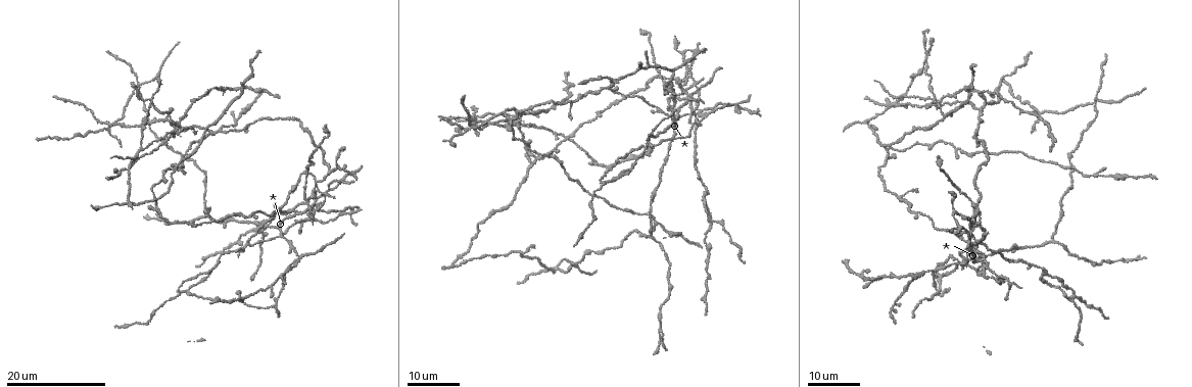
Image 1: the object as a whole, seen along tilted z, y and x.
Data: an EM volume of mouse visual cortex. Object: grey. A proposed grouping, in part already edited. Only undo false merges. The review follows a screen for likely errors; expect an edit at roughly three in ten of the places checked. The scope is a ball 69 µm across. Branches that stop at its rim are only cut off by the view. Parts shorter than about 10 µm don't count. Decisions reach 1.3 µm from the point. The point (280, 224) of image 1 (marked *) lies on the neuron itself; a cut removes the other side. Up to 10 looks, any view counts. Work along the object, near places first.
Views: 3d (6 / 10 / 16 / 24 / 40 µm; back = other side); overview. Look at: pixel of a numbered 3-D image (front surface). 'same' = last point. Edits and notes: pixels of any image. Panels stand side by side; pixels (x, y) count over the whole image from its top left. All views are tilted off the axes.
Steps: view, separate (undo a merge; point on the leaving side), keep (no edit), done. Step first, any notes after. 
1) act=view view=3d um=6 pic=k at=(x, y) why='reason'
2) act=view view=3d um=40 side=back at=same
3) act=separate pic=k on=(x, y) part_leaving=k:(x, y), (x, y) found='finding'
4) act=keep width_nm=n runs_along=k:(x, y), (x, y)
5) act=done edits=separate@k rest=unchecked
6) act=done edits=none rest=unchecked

act=view view=3d um=24 pic=1 at=(674, 77) why='branch point'

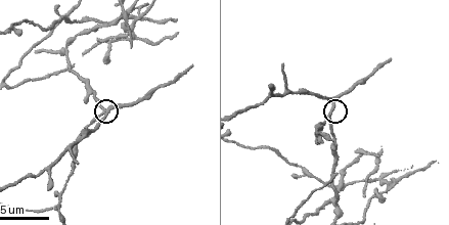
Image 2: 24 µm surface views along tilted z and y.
act=view view=3d um=6 pic=2 at=(331, 111) why='closer look'

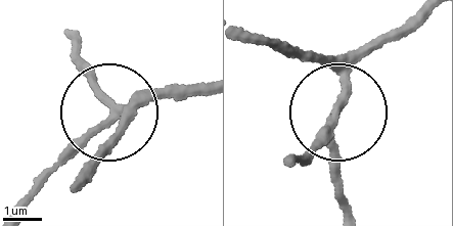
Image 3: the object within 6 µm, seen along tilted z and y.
act=keep runs_along=3:(343, 205), (335, 114), (306, 157) found='all the same neuron'

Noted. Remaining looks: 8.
act=view view=3d um=16 pic=1 at=(1062, 285) why='thin arm on a thick one'

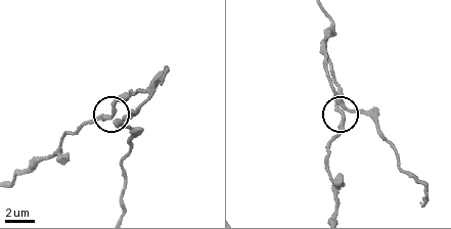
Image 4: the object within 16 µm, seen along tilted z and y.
act=view view=3d um=6 pic=4 at=(344, 113) why='zoom in'

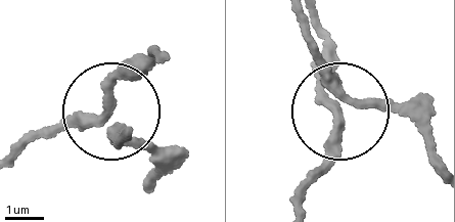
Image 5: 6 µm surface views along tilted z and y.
act=keep arms=4 found='continuous, no second neuron'

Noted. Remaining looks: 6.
act=view view=3d um=16 pic=1 at=(634, 90) why='sudden change in width'

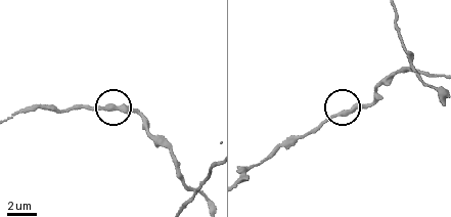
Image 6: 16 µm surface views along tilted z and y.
act=view view=3d um=10 pic=6 at=(342, 112)

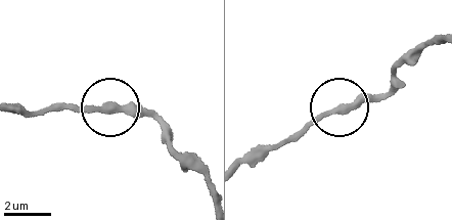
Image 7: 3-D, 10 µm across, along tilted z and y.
act=view view=3d um=10 side=back pic=7 at=(340, 108)

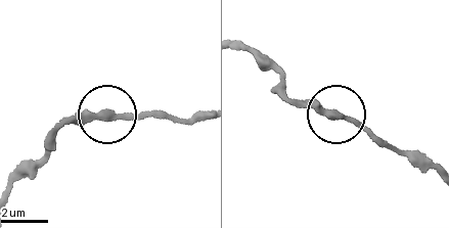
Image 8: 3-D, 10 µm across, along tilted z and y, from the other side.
act=keep width_nm=290 runs_along=8:(13, 186), (70, 124), (110, 112), (171, 116) found='one neuron here'

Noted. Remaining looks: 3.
act=view view=3d um=16 pic=1 at=(1070, 185) why='sudden change in width'

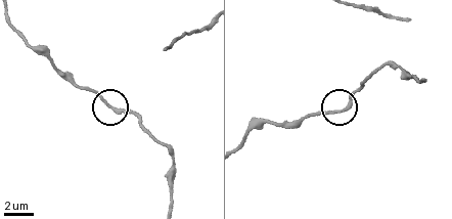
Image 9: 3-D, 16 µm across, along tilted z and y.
act=view view=3d um=6 pic=9 at=(343, 109) why='closer look'

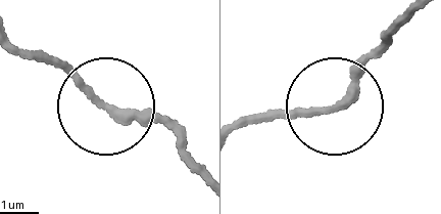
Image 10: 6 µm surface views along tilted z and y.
act=keep found='one neuron here'

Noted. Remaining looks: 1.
act=done edits=none rest=unchecked

